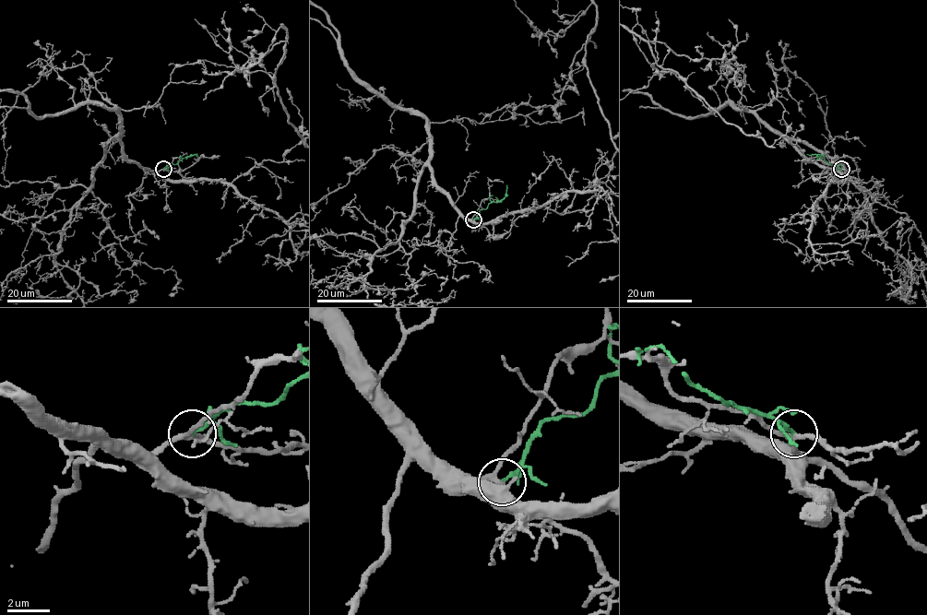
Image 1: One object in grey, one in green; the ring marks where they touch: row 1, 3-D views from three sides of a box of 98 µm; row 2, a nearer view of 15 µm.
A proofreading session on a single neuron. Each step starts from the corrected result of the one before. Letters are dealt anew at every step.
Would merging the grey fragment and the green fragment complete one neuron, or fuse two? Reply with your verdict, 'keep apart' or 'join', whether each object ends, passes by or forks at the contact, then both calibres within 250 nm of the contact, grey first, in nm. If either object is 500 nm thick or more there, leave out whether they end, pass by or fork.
keep apart; grey forks; green ends; calibres 200 and 200 nm

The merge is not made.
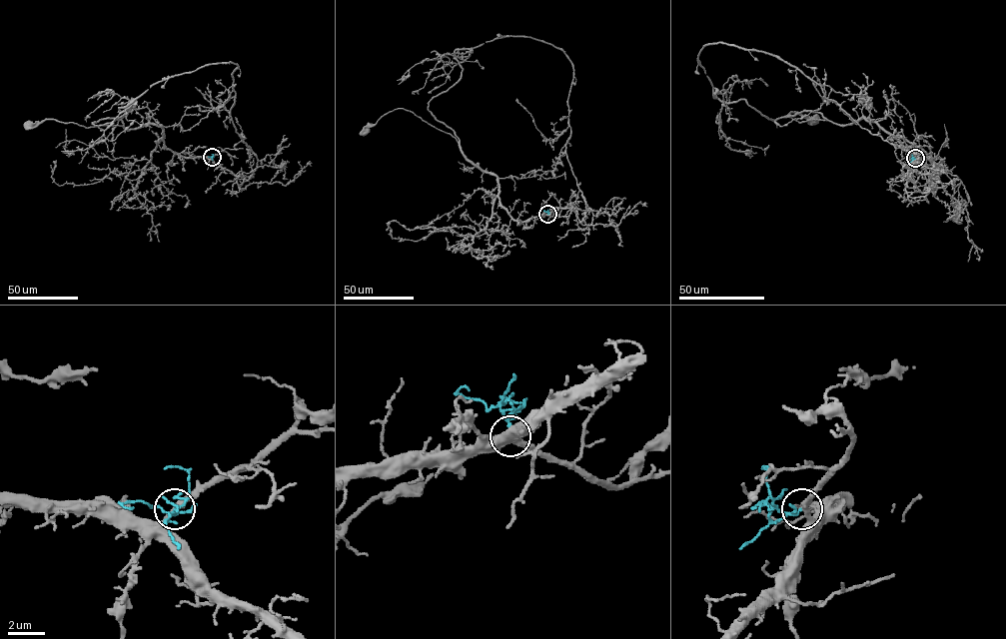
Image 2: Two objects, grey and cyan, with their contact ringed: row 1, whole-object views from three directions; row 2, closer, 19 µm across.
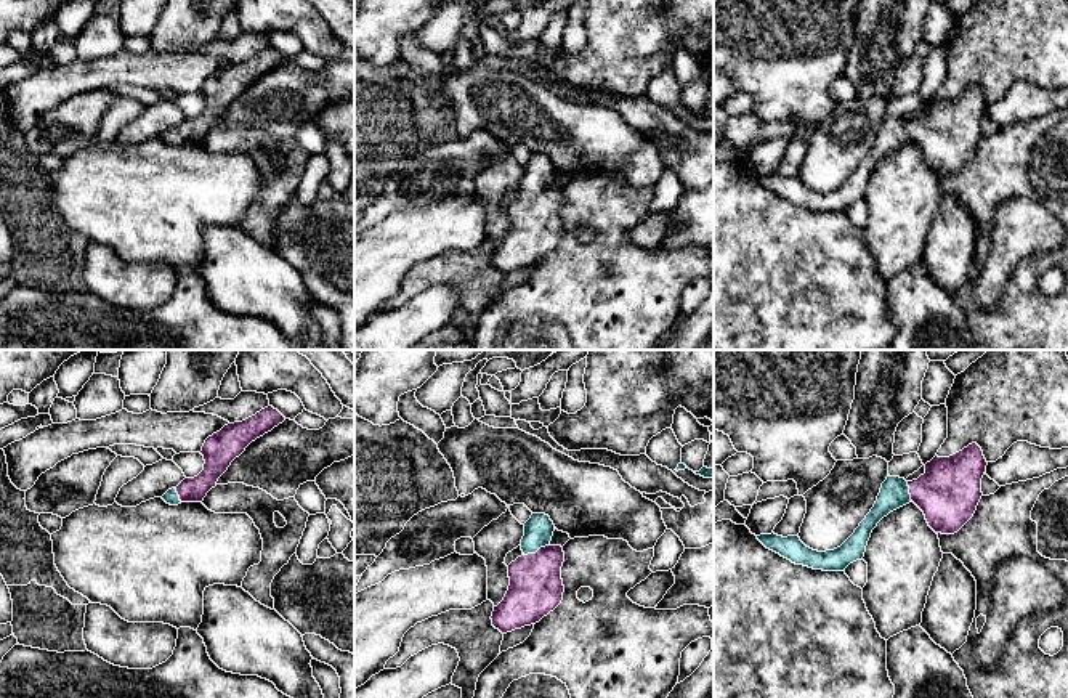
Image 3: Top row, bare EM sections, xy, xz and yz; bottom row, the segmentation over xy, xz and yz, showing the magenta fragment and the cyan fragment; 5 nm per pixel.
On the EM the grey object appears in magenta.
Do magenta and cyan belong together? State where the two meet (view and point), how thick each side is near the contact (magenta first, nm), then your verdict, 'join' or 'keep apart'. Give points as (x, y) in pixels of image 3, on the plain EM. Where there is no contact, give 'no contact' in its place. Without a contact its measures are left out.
meets magenta in xz at (538, 191); 280 nm thick on the magenta side, 150 nm on the other; join

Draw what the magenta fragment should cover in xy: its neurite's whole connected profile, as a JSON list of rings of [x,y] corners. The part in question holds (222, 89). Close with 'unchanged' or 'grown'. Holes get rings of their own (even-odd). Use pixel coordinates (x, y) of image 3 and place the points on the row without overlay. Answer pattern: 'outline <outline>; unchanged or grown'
outline [[[268,47],[255,56],[225,66],[208,77],[202,87],[204,111],[194,119],[184,119],[176,128],[168,130],[162,140],[170,146],[181,143],[202,143],[207,133],[216,127],[218,119],[245,88],[282,64],[285,58]]]; grown

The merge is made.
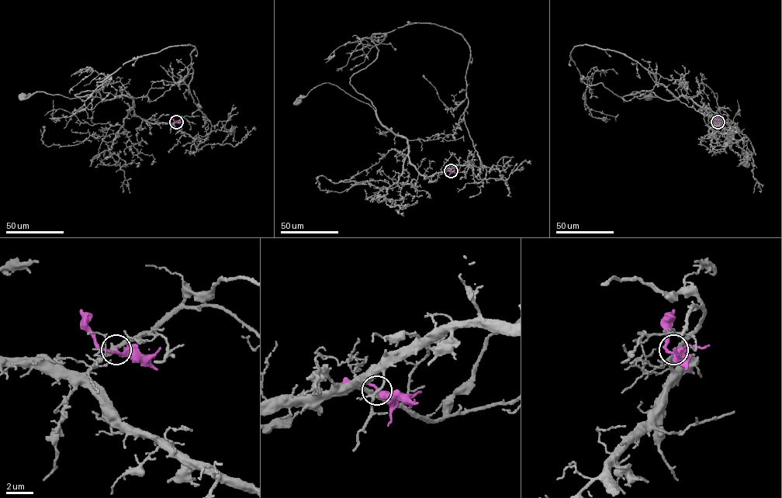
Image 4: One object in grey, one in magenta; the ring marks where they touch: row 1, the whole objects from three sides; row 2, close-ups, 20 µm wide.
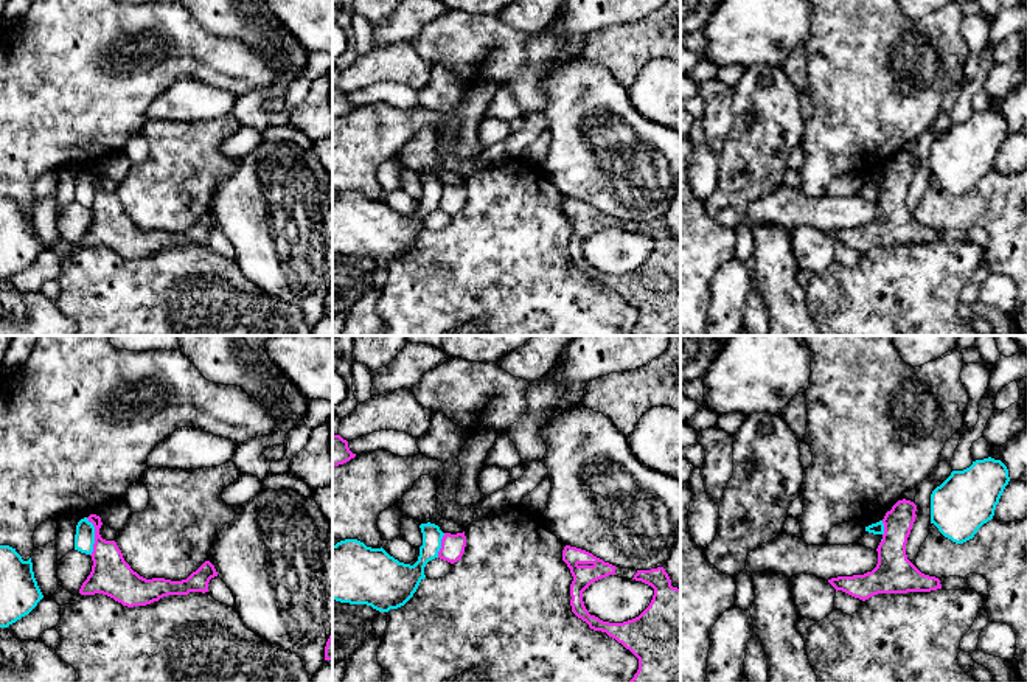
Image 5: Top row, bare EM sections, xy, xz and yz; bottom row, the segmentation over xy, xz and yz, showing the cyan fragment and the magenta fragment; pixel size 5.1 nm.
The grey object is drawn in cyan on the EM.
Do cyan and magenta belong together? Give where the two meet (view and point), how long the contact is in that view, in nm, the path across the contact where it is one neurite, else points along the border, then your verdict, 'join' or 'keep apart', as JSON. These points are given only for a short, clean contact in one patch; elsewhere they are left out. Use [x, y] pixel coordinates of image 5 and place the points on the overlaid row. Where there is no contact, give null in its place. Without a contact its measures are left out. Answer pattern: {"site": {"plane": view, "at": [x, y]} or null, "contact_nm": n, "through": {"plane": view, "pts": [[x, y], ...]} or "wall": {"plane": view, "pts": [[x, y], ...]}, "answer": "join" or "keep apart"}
{"site": {"plane": "xy", "at": [93, 536]}, "contact_nm": 200, "wall": {"plane": "xy", "pts": [[86, 518], [93, 527], [93, 550], [90, 555]]}, "answer": "keep apart"}

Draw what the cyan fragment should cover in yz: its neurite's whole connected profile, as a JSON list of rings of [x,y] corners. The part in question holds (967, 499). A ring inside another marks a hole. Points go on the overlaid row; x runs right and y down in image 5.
[[[991,457],[952,471],[931,494],[931,524],[956,544],[973,539],[993,519],[1008,482],[1007,466]]]

